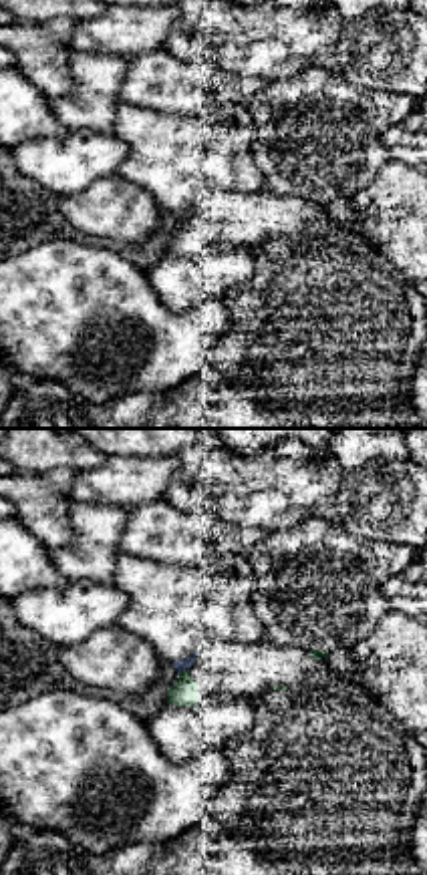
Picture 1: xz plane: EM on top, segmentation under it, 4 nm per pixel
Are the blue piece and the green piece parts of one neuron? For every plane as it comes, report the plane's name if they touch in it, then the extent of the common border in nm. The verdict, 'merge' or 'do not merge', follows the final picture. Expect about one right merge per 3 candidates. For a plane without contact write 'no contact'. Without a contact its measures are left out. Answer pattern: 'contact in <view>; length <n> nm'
contact in xz; length 50 nm

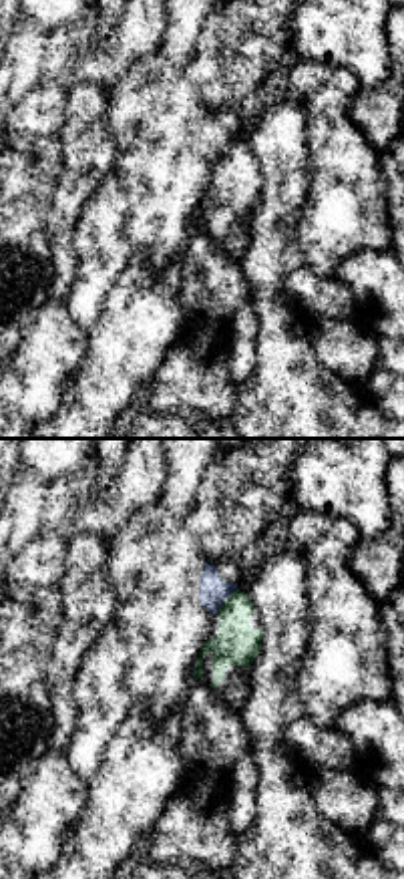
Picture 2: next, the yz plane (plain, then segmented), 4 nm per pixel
contact in yz; length 120 nm

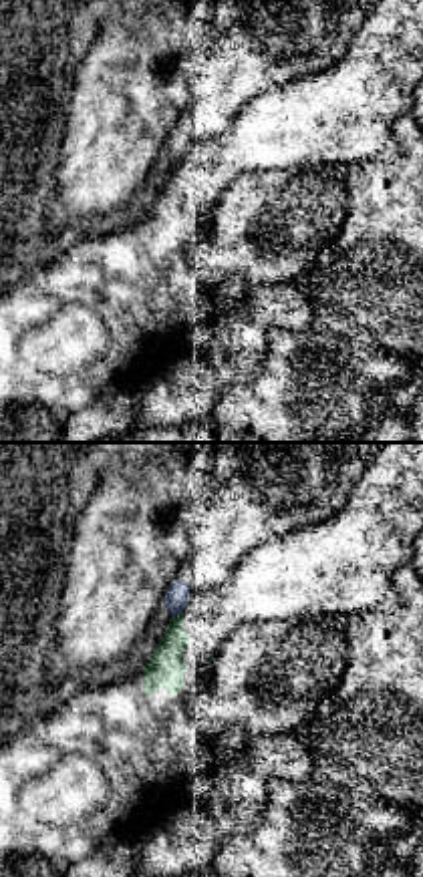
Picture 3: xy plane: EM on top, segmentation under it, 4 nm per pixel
contact in xy; length 60 nm

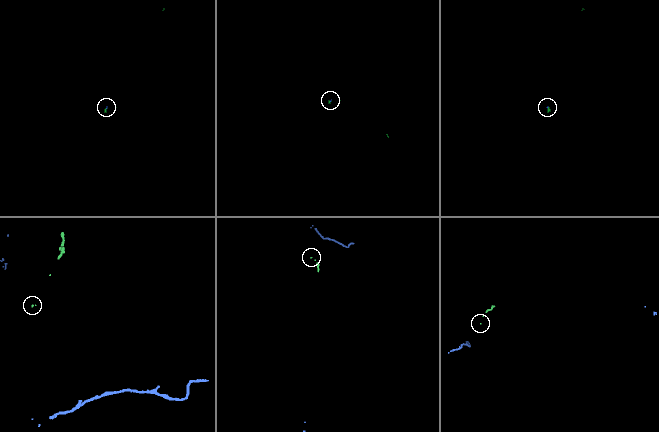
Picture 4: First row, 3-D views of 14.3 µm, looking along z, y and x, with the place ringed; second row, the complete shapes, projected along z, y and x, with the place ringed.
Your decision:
do not merge

